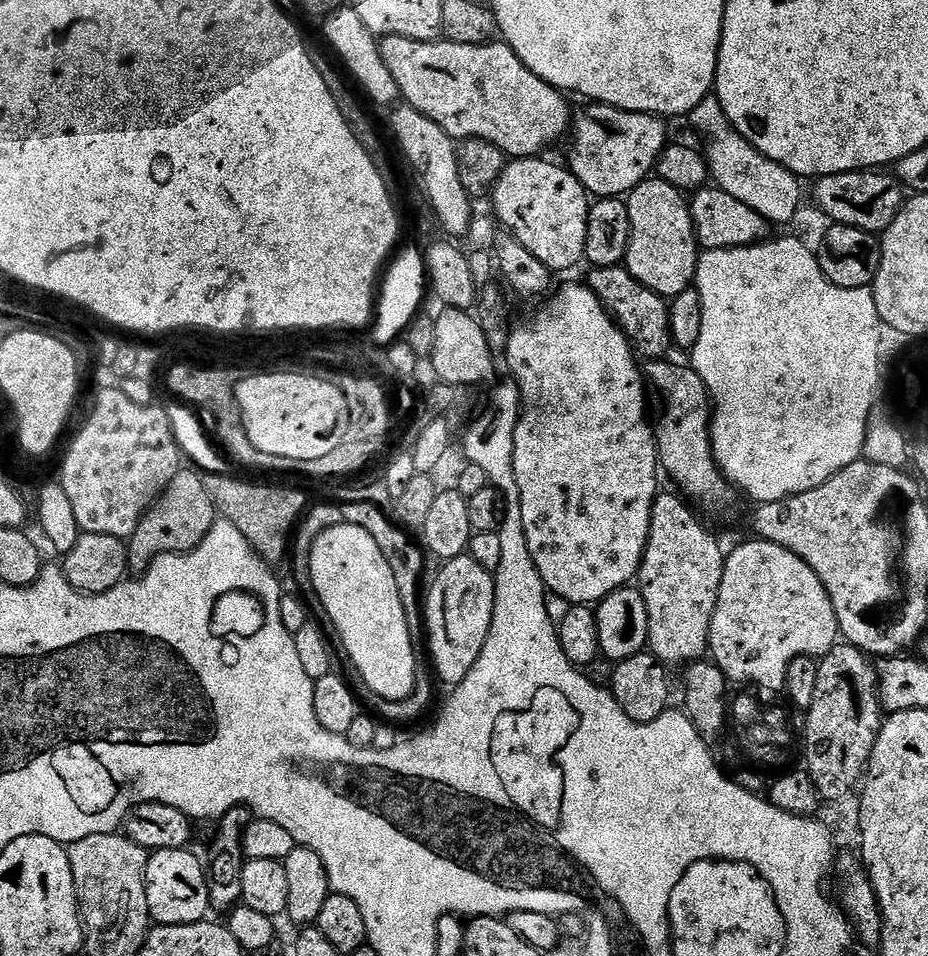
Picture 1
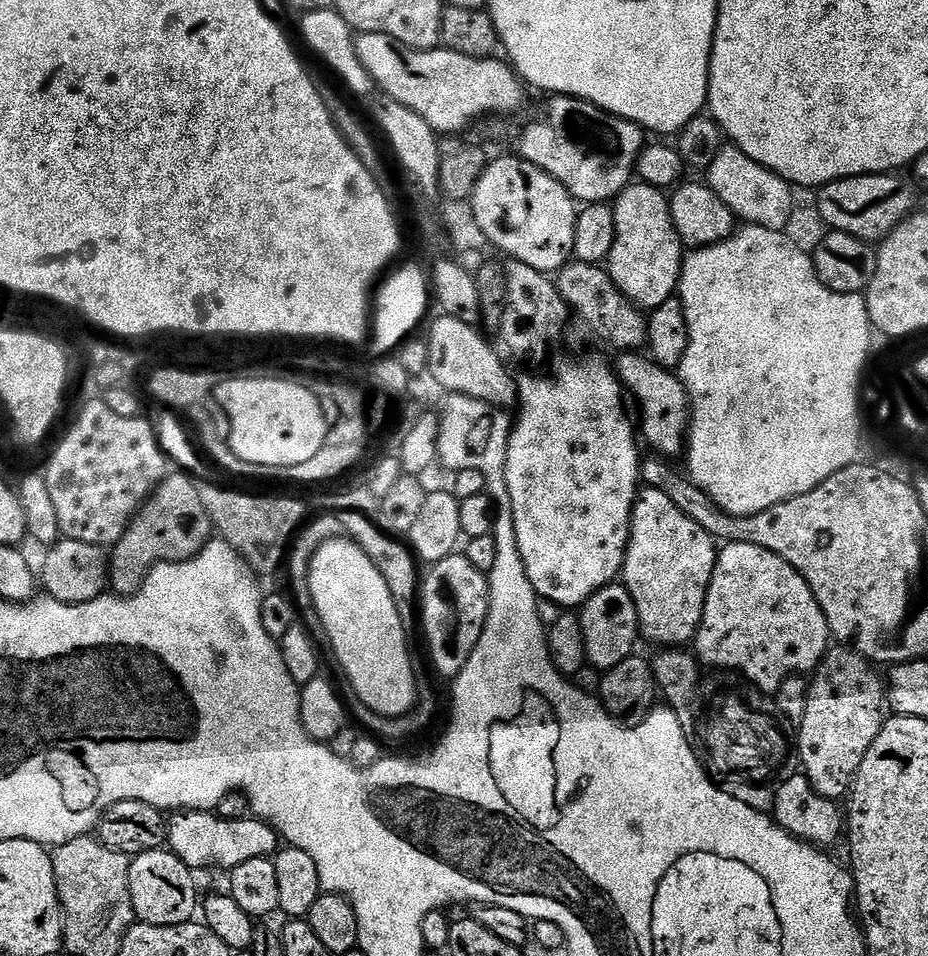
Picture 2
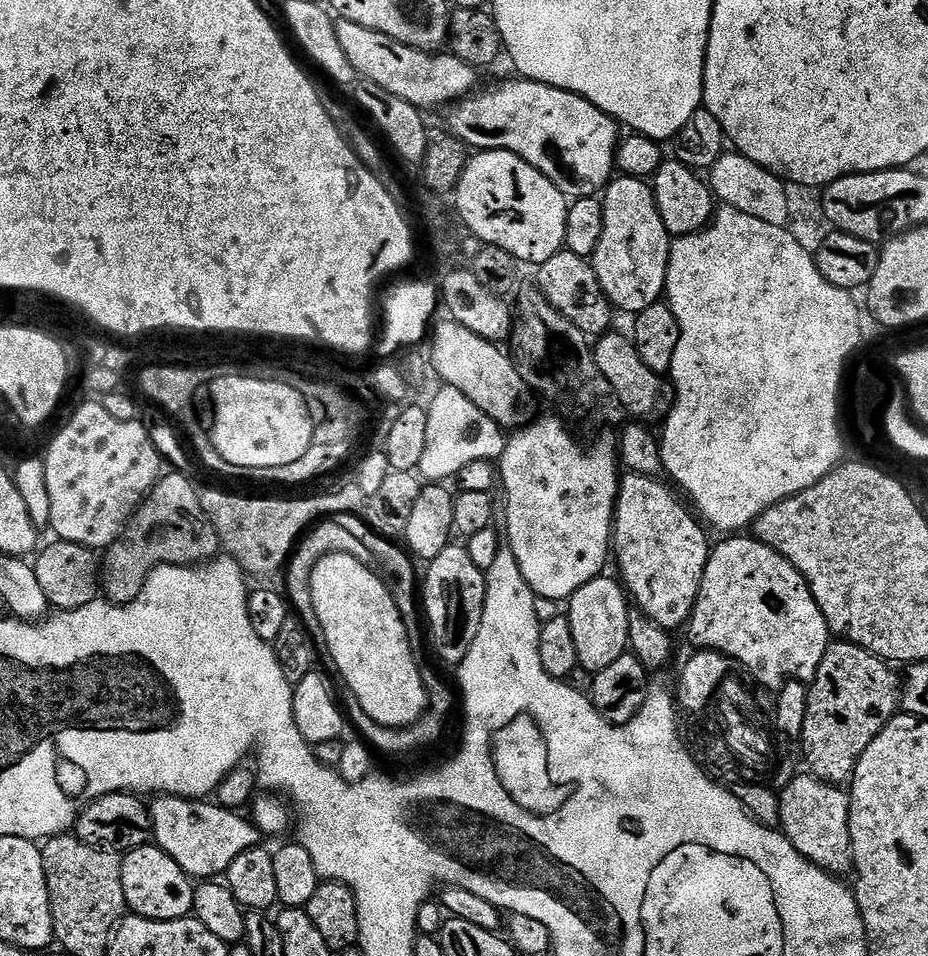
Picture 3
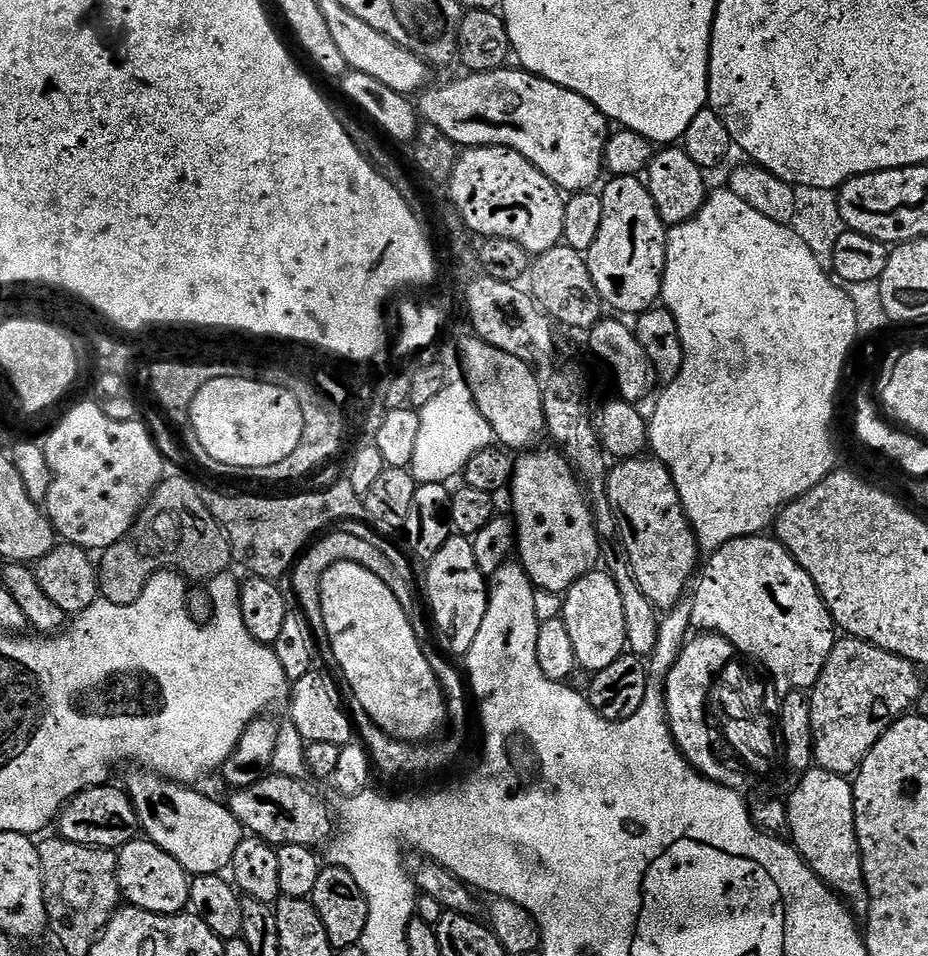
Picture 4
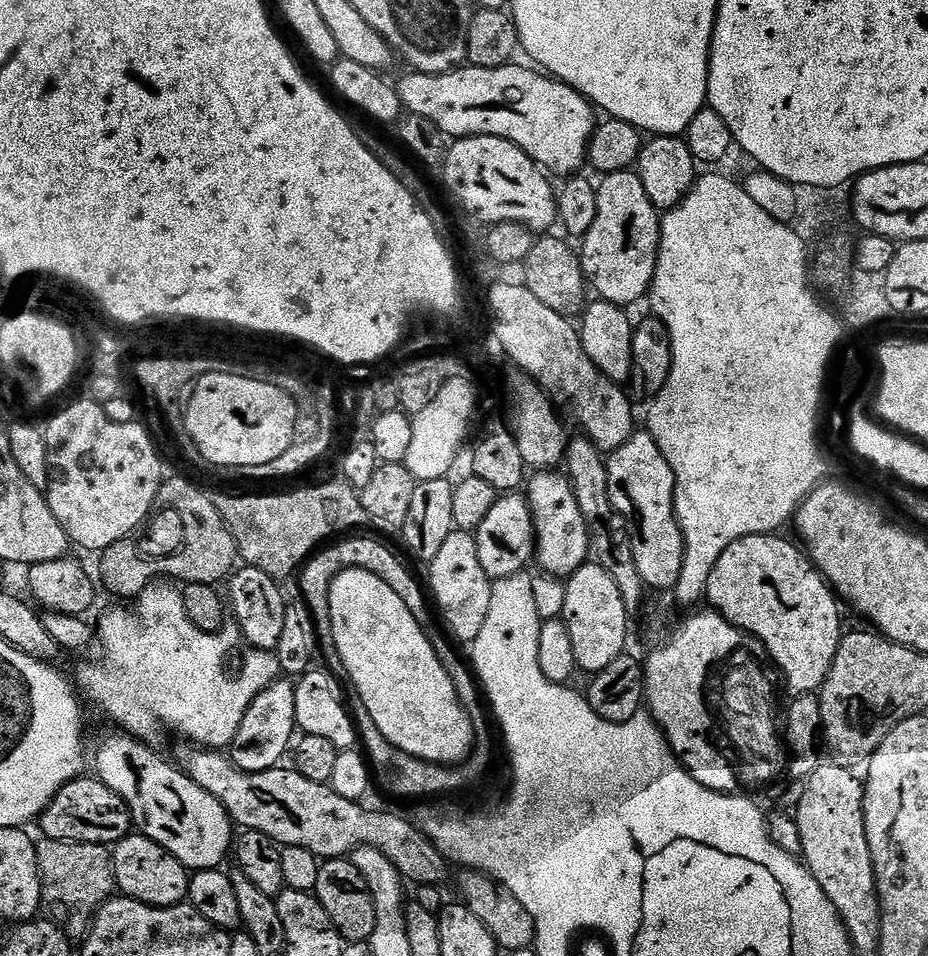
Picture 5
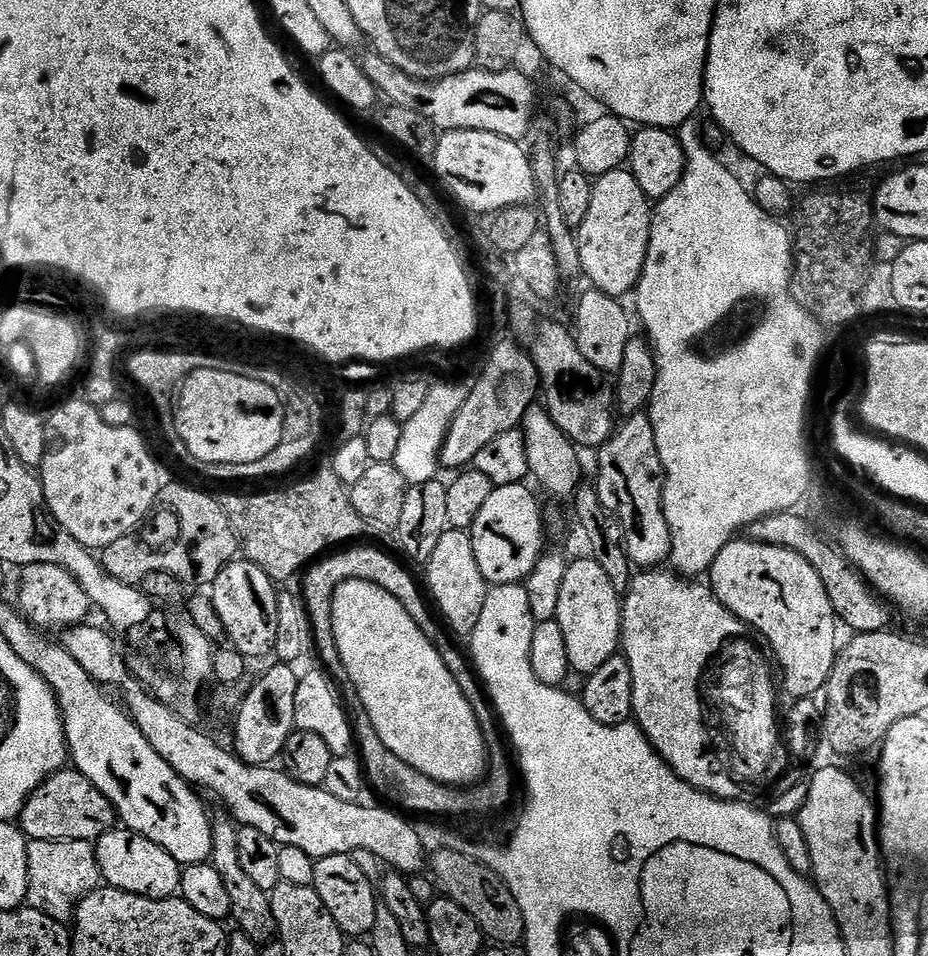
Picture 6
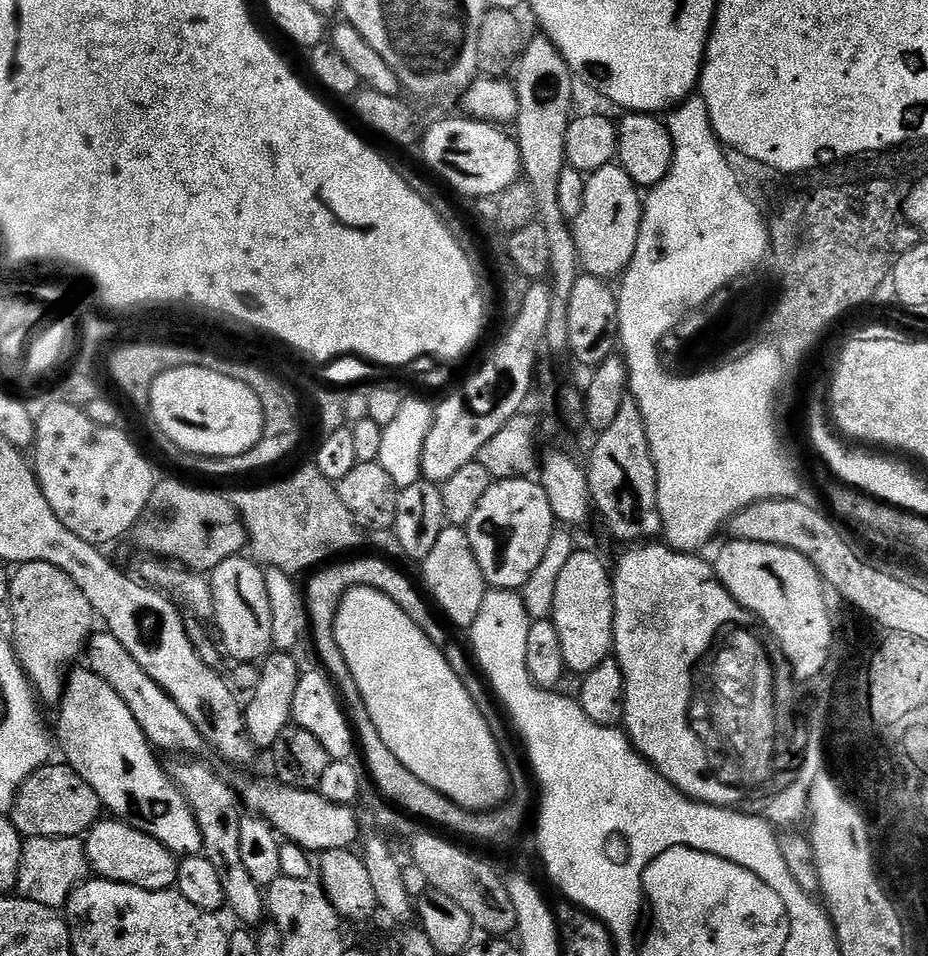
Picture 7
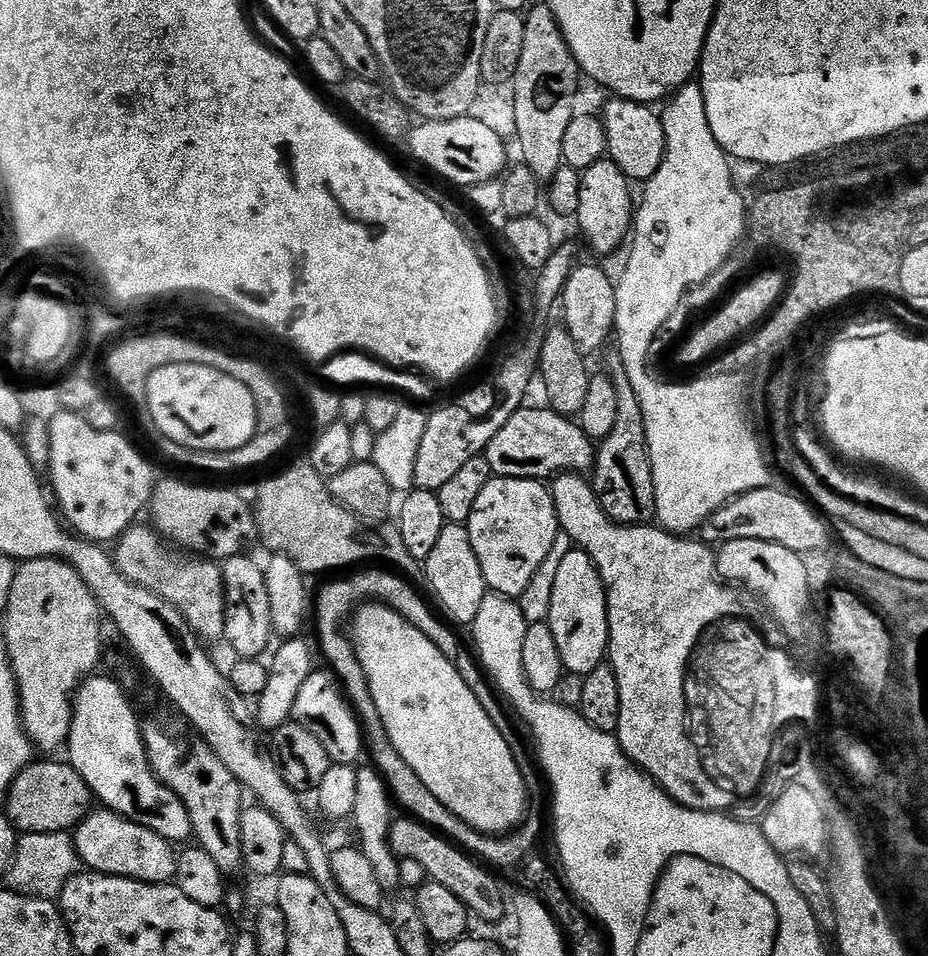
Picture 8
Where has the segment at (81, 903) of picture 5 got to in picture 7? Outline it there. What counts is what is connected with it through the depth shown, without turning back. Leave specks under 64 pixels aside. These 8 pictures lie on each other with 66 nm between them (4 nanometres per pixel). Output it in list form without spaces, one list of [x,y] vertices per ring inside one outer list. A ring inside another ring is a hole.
[[[27,837],[22,846],[22,858],[18,866],[15,891],[30,902],[38,902],[47,908],[63,909],[73,890],[89,875],[83,841],[77,838]]]

